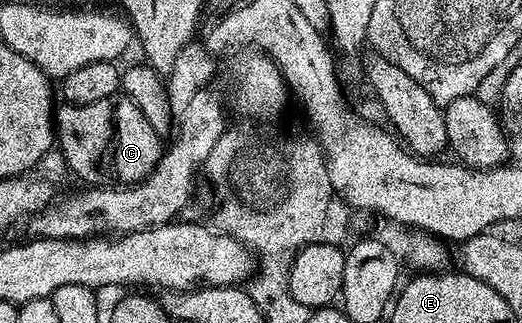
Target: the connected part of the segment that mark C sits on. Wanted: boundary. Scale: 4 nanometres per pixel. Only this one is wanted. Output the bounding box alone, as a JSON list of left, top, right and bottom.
[56,95,164,187]

